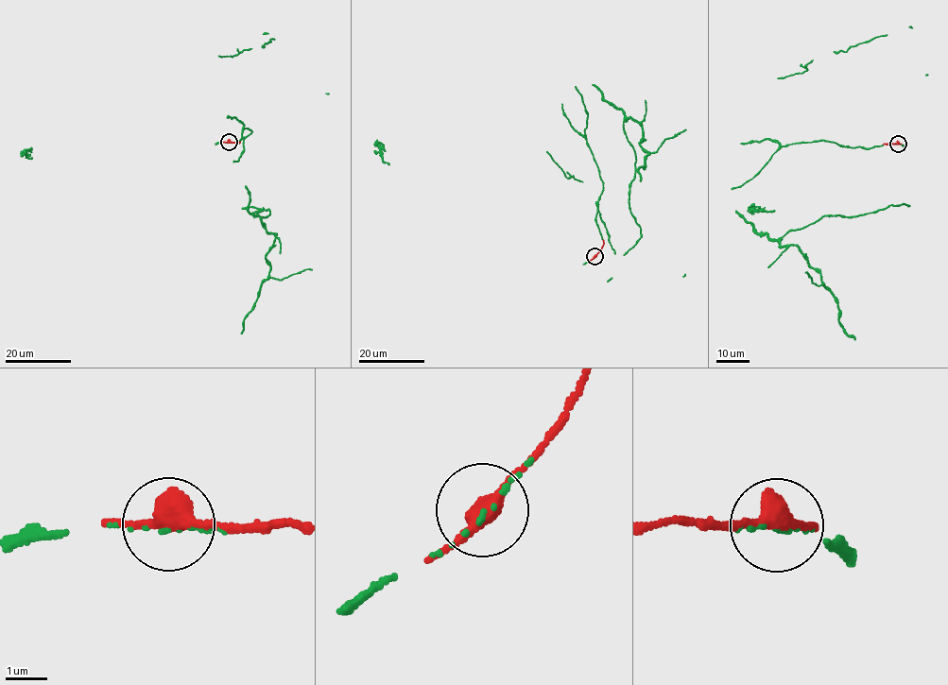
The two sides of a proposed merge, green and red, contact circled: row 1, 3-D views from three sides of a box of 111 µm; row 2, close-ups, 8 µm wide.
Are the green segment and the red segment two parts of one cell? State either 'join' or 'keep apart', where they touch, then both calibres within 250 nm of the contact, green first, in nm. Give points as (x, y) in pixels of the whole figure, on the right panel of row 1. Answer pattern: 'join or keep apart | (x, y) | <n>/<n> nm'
join | (898, 144) | 70/440 nm

